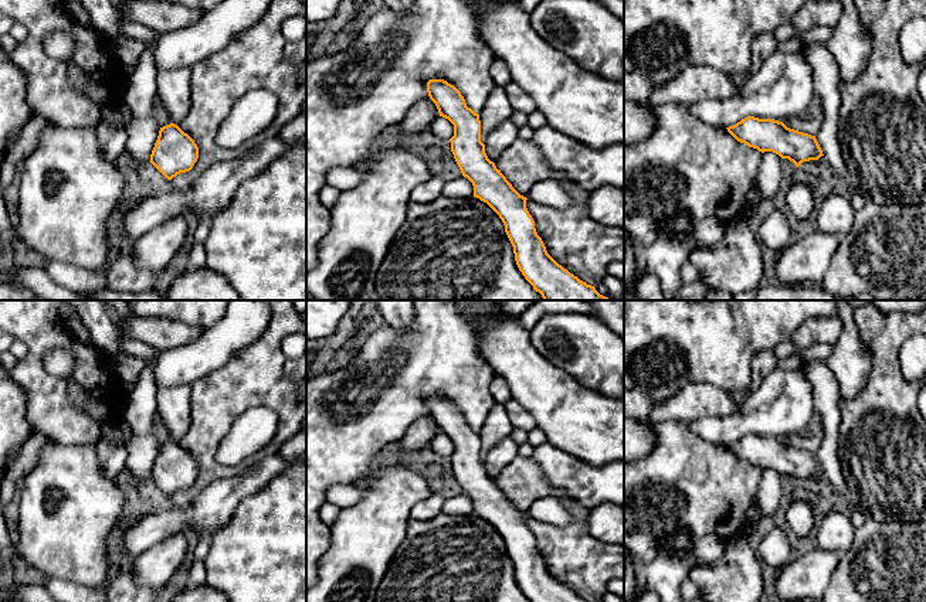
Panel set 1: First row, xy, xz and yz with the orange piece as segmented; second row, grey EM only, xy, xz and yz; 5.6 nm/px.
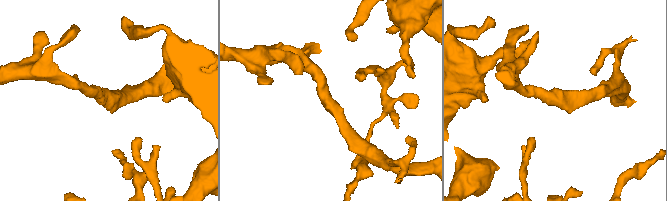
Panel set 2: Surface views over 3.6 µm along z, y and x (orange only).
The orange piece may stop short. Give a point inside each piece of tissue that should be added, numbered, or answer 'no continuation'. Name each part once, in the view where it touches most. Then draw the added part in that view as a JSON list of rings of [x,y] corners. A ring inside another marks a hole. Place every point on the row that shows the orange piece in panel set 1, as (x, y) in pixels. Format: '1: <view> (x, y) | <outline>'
no continuation

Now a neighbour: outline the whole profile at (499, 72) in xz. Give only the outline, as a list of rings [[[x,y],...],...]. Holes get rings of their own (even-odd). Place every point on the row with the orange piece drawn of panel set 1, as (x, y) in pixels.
[[[495,59],[491,65],[491,76],[496,86],[506,86],[512,81],[506,64],[501,59]]]

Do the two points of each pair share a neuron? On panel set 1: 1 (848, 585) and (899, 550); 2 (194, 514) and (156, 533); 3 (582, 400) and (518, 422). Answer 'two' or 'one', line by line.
1: one
2: one
3: two

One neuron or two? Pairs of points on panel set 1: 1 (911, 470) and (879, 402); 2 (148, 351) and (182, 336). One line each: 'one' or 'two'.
1: one
2: two

